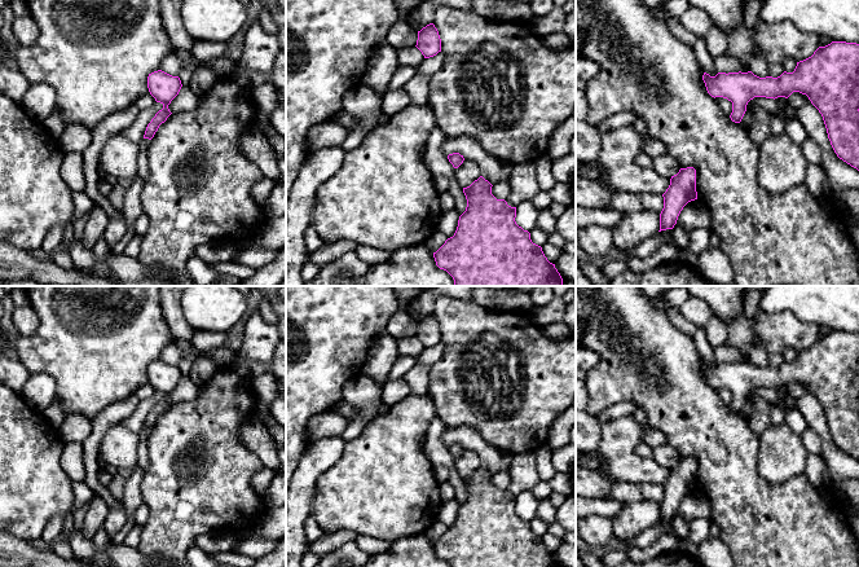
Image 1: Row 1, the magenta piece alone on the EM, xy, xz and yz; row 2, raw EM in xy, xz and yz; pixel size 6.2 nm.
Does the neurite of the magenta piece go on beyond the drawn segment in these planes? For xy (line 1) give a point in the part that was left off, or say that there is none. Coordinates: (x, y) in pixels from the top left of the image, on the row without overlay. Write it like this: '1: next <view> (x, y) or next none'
1: next none

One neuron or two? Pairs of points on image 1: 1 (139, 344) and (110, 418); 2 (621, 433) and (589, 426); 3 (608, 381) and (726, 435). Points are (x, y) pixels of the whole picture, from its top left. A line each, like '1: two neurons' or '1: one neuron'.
1: two neurons
2: two neurons
3: one neuron

